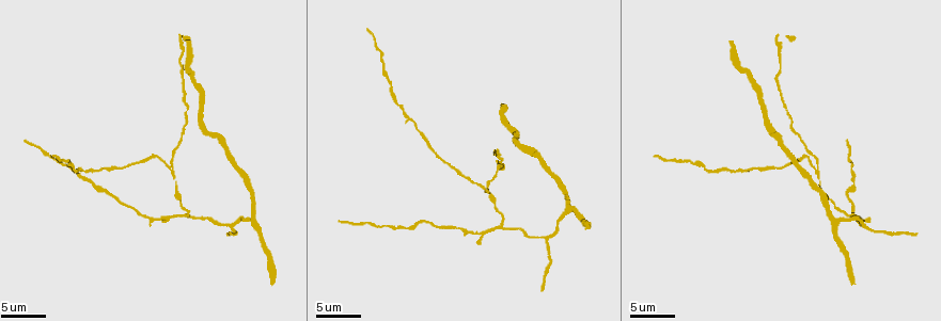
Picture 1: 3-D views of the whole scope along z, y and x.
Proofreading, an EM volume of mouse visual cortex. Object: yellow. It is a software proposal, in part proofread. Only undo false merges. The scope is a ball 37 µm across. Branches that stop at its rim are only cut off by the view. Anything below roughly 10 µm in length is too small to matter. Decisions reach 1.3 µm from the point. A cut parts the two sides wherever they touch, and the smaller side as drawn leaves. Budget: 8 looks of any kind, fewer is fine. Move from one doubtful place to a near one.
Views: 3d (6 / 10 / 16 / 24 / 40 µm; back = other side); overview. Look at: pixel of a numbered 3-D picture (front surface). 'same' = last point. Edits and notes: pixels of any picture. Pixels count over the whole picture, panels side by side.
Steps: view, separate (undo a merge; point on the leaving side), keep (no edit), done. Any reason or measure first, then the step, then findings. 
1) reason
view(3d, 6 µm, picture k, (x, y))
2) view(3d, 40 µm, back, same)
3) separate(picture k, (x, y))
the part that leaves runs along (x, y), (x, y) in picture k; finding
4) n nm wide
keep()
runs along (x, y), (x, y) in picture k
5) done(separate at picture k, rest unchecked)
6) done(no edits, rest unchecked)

arms part here
view(3d, 10 µm, picture 1, (502, 226))

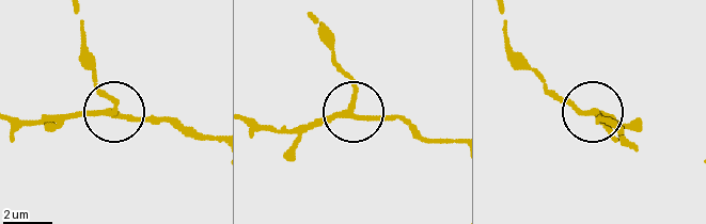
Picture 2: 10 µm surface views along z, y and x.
view(3d, 6 µm, picture 2, (349, 107))

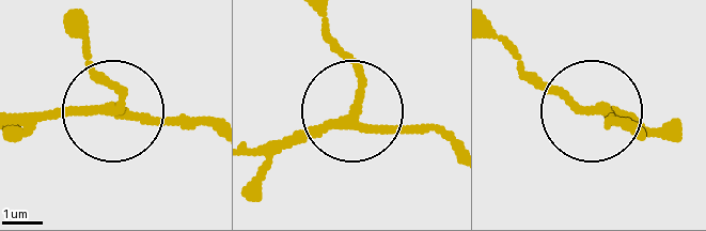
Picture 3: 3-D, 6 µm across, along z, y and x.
keep()
runs along (176, 121), (20, 110) in picture 3; all the same neuron

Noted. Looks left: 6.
a narrow waist
view(3d, 10 µm, picture 1, (145, 218))

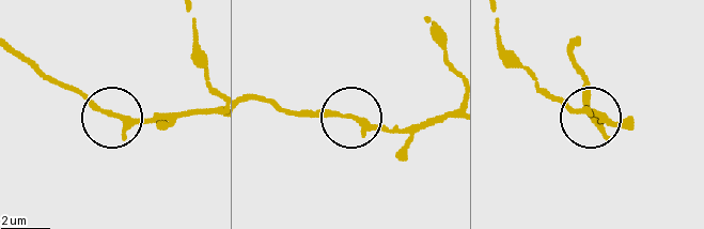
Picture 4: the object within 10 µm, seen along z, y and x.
3 arms
keep()
runs along (214, 111), (115, 118), (63, 82) in picture 4; continuous, no second neuron

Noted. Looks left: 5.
view(3d, 10 µm, picture 1, (229, 225))

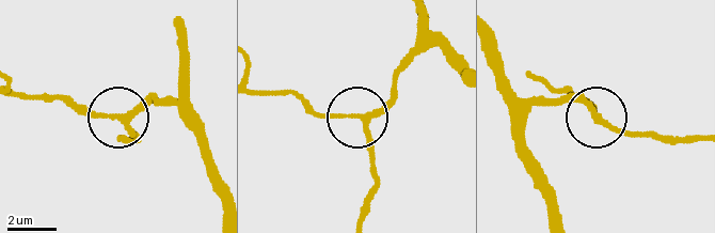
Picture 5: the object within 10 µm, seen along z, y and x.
3 arms
keep()
all the same neuron

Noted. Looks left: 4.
three-way junction
view(3d, 10 µm, picture 1, (813, 166))

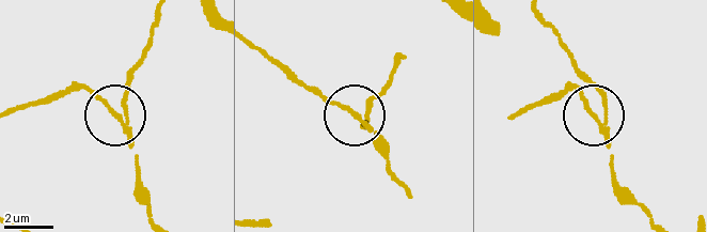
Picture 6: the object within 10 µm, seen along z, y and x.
150 nm wide
separate(picture 6, (124, 96))
the part that leaves runs along (131, 129), (126, 82), (156, 15) in picture 6; two neurons meet here

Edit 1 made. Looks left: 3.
done(separate at picture 6, rest unchecked)

